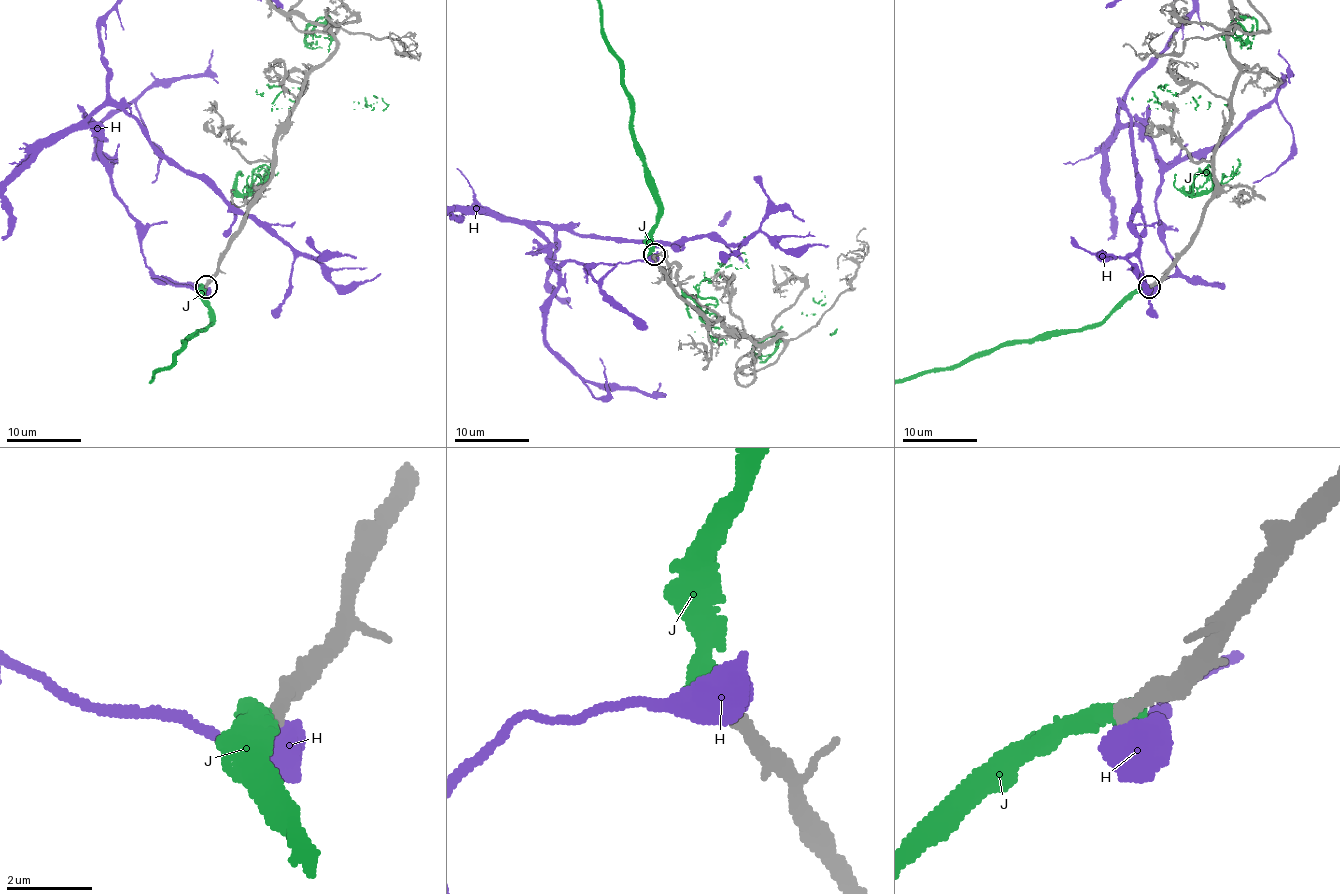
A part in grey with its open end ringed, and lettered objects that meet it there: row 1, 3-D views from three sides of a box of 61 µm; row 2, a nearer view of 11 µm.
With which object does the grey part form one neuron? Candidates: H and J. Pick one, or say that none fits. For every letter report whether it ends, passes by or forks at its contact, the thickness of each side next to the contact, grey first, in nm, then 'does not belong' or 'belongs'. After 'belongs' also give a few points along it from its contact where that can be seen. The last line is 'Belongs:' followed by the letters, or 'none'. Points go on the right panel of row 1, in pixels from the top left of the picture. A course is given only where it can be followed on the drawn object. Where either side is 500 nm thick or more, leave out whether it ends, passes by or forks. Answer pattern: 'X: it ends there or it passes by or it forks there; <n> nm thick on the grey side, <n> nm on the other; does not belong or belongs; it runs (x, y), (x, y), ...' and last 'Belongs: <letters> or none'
H: 400 nm thick on the grey side, 800 nm on the other; does not belong
J: 400 nm thick on the grey side, 600 nm on the other; does not belong
Belongs: none

